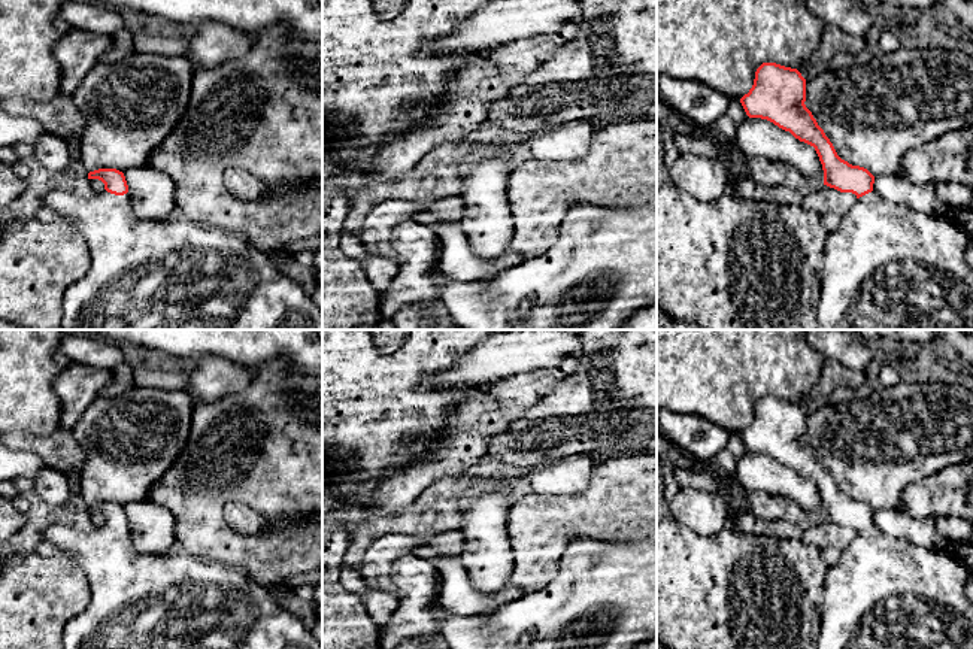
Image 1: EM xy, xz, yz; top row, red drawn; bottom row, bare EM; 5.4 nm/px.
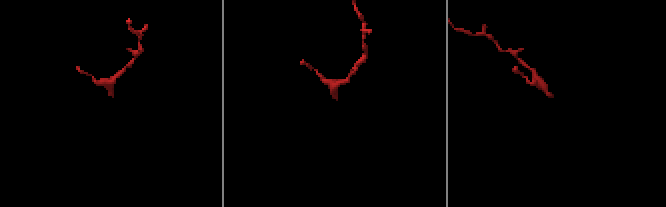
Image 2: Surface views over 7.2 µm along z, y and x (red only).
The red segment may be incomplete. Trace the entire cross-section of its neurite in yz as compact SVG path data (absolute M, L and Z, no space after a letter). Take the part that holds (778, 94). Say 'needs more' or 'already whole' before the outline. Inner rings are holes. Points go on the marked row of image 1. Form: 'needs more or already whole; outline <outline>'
needs more; outline M763 63L754 85L740 103L749 118L761 118L815 148L824 170L824 185L857 195L840 225L828 233L822 255L822 283L815 309L816 330L973 330L973 267L966 263L970 246L963 230L945 215L931 215L891 203L873 191L875 176L842 160L812 112L806 107L806 79L797 69Z

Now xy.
needs more; outline M98 169L88 173L88 179L98 179L104 191L96 197L82 197L70 191L49 189L40 197L40 204L61 216L63 222L75 222L88 245L91 266L87 275L70 283L63 294L63 330L322 330L322 309L310 297L309 283L297 272L290 272L281 261L255 249L245 236L222 231L188 218L182 221L148 221L134 213L127 195L128 185L122 172L116 169Z

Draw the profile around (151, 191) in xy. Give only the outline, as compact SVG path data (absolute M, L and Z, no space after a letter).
M149 166L124 172L134 213L148 221L164 221L175 206L173 182Z

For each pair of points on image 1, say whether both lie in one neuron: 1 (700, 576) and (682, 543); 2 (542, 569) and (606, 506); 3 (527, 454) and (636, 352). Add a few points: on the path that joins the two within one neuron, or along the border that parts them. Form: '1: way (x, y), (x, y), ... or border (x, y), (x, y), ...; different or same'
1: way (693, 569), (682, 558), (682, 551); same
2: way (548, 549), (582, 515), (587, 515); same
3: way (554, 433), (609, 379); same

